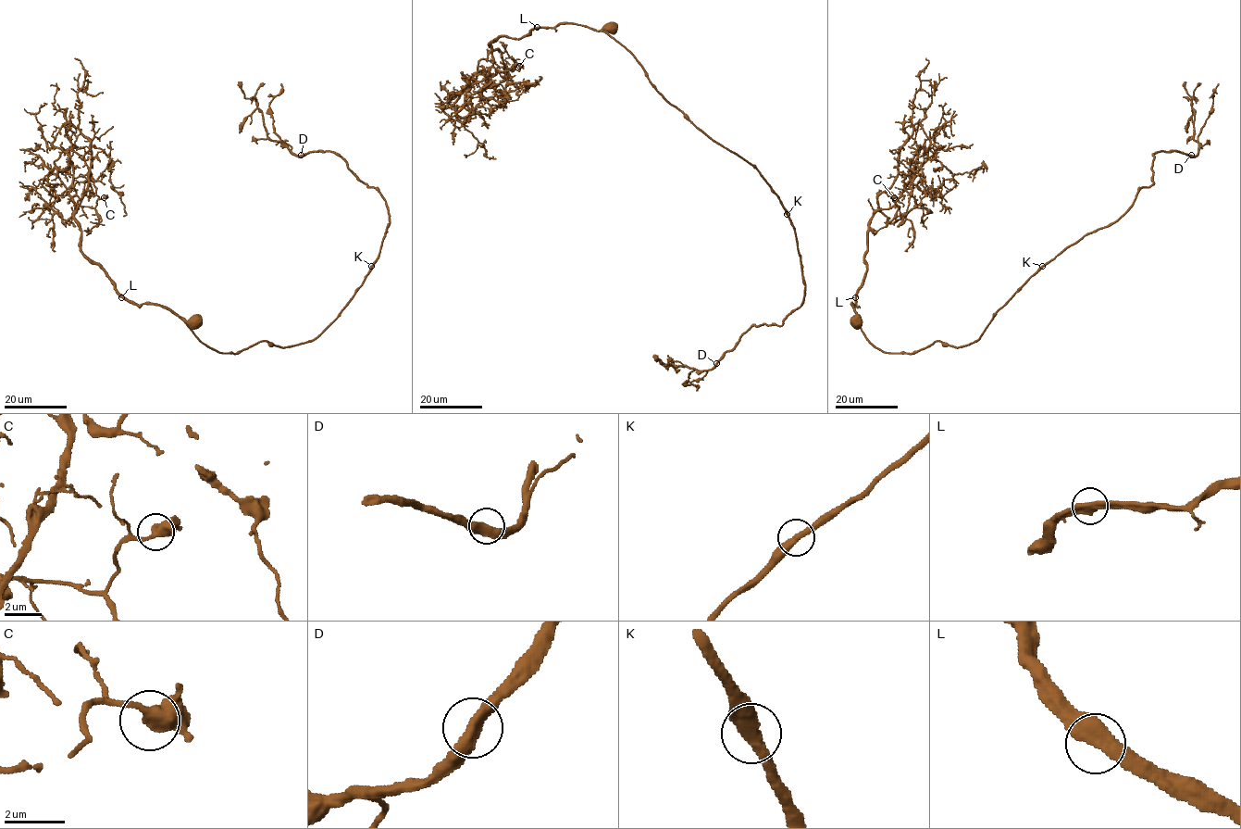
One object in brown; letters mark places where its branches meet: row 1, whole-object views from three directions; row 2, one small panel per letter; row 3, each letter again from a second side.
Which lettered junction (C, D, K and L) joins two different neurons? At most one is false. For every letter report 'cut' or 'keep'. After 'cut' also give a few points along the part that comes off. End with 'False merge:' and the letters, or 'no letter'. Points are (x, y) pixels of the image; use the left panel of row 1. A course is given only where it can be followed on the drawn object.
C: keep
D: keep
K: keep
L: keep
False merge: no letter

